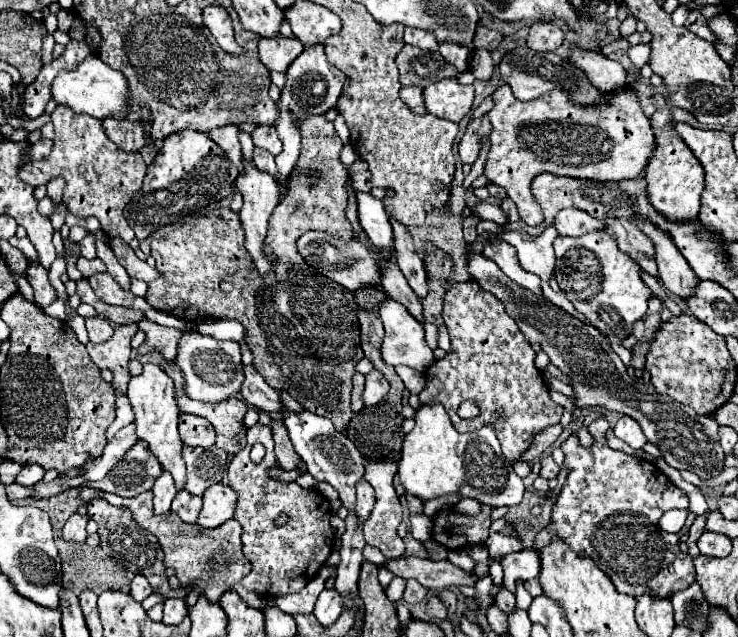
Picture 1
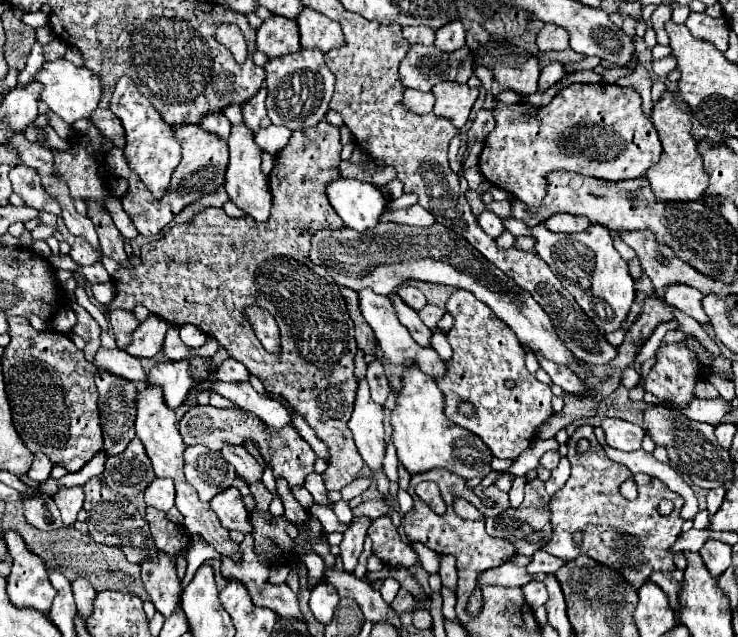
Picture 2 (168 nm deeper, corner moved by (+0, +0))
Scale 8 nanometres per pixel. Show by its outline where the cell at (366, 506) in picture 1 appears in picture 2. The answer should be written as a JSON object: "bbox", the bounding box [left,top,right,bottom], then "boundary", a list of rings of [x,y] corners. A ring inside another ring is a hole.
{"bbox":[339,518,371,572],"boundary":[[[355,518],[351,528],[347,532],[343,532],[343,542],[339,544],[341,548],[341,560],[343,560],[343,570],[345,572],[353,572],[357,566],[357,560],[363,552],[363,540],[367,536],[367,528],[369,528],[371,520],[369,518]]]}

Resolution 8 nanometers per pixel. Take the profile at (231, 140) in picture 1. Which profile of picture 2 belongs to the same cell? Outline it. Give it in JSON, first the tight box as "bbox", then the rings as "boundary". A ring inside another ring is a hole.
{"bbox":[201,112,231,140],"boundary":[[[211,112],[207,116],[201,118],[201,126],[207,130],[207,132],[213,132],[217,136],[221,136],[223,140],[229,138],[229,132],[231,132],[231,122],[221,114],[221,112]]]}

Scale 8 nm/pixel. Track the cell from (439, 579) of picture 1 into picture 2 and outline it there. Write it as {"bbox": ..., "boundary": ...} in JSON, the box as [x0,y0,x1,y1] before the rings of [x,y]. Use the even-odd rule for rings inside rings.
{"bbox":[481,564,531,588],"boundary":[[[503,564],[501,568],[495,568],[493,572],[485,572],[485,576],[481,576],[481,584],[495,584],[509,588],[521,588],[527,582],[531,582],[531,574],[515,564]]]}

